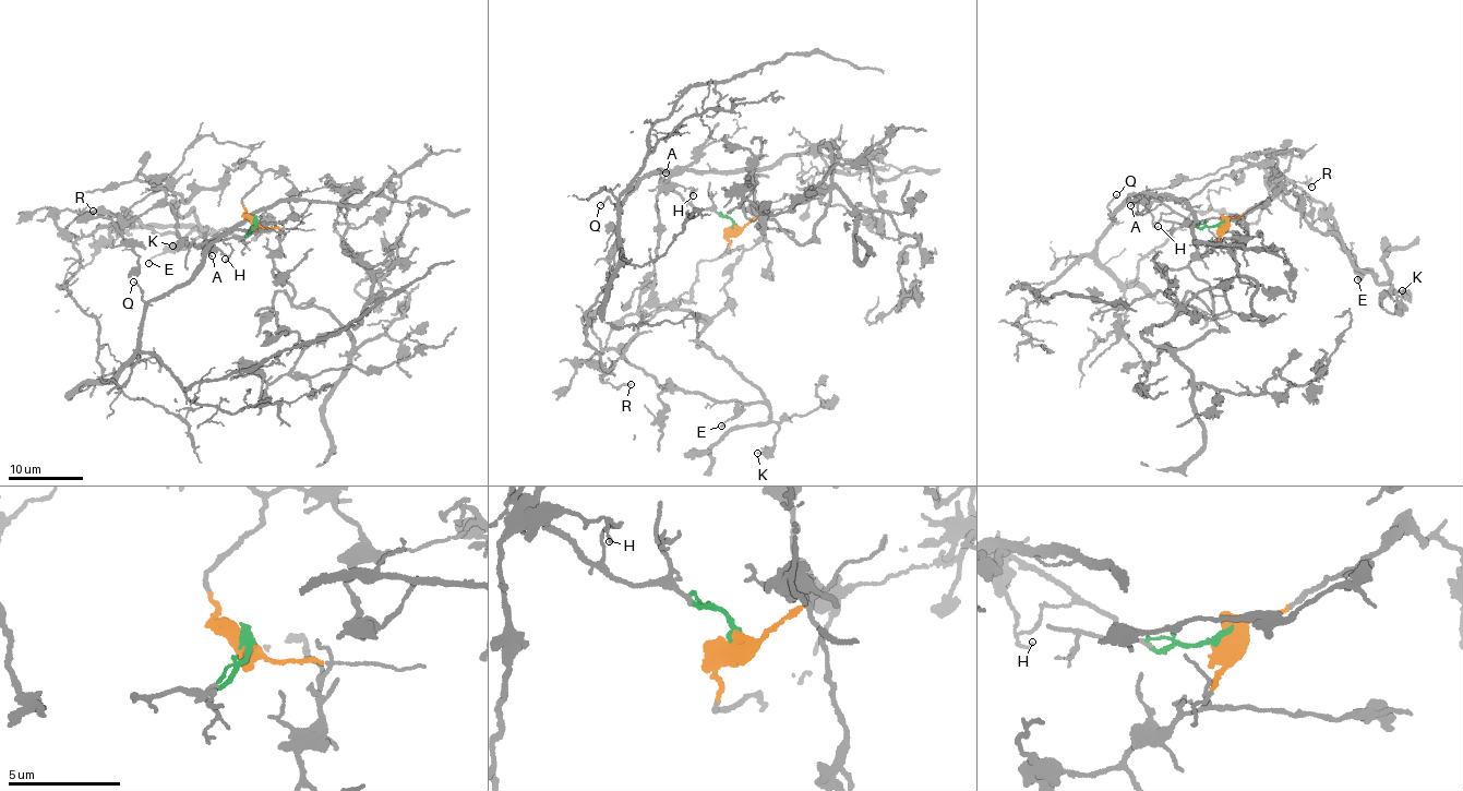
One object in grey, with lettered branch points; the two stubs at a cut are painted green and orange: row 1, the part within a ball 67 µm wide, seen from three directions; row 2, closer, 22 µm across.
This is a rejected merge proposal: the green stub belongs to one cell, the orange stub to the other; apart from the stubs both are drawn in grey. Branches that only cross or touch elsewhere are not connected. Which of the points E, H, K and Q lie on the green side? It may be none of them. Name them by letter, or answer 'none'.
H, Q

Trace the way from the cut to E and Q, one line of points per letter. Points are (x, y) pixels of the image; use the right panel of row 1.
E: (1221, 225), (1280, 189), (1294, 191), (1305, 216), (1335, 234), (1347, 259), (1370, 272), (1359, 271), (1357, 279)
Q: (1221, 225), (1189, 223), (1164, 202), (1143, 193), (1137, 193), (1108, 213), (1113, 218), (1107, 206), (1116, 194)

